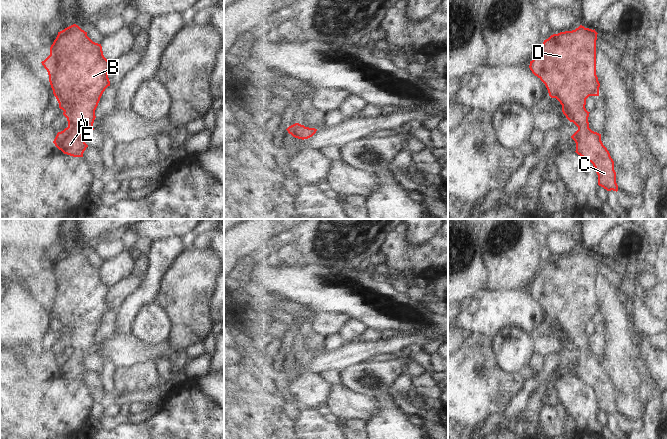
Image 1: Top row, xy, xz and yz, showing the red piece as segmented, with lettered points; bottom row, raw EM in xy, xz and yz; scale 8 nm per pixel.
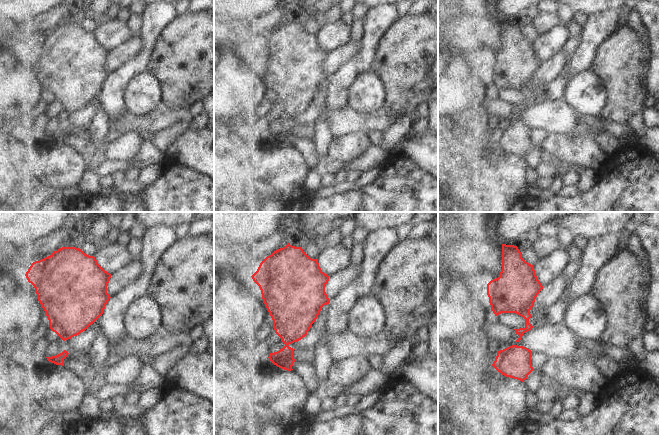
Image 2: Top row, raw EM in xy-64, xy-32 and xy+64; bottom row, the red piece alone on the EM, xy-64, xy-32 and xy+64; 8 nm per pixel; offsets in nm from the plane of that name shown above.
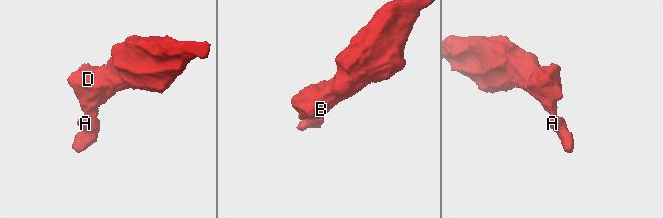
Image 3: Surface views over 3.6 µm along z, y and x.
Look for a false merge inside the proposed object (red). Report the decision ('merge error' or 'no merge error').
no merge error

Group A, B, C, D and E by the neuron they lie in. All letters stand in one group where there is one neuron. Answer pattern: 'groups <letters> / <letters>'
groups A B C D E

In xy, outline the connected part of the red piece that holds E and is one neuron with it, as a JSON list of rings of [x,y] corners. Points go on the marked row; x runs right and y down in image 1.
[[[73,24],[58,32],[56,39],[50,47],[50,55],[41,63],[48,72],[49,82],[53,94],[59,103],[59,108],[64,111],[63,115],[68,121],[68,127],[57,133],[53,143],[64,154],[73,157],[83,157],[83,153],[88,147],[83,139],[83,135],[85,131],[94,130],[95,110],[103,92],[110,86],[108,73],[111,68],[111,62],[104,57],[101,44],[93,42],[87,36],[87,32],[78,25]]]

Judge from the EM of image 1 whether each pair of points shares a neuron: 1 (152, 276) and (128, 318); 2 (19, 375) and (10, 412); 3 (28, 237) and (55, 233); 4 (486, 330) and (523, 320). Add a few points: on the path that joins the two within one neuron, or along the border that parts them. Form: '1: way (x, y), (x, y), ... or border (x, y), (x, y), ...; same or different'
1: way (151, 286), (132, 308); same
2: way (10, 384), (10, 403); same
3: way (35, 233), (48, 233); same
4: way (495, 321), (514, 320); same

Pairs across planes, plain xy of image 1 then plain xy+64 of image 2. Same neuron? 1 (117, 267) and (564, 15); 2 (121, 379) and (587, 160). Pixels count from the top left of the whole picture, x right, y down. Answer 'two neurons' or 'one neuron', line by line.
1: two neurons
2: one neuron

